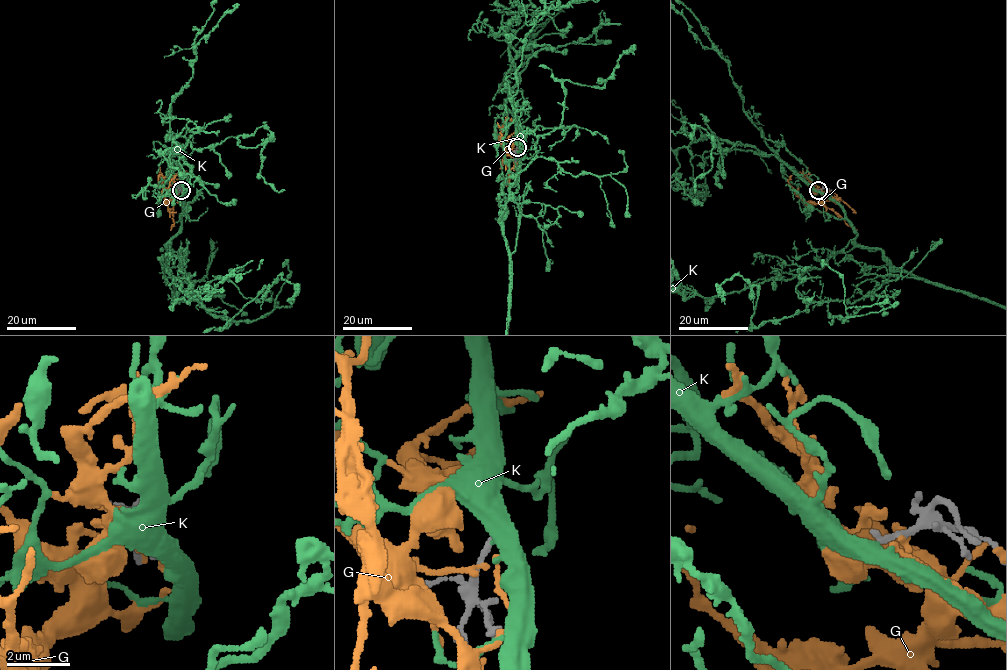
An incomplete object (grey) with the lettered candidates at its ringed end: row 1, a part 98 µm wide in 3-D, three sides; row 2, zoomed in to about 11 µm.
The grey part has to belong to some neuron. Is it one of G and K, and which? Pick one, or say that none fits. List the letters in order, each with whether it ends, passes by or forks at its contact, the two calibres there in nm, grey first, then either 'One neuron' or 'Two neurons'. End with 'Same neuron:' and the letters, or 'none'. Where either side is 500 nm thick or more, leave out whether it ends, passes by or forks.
G: It passes by. Thickness 280 nm (grey) against 150 nm. Two neurons
K: It passes by. Thickness 200 nm (grey) against 480 nm. One neuron
Same neuron: K

